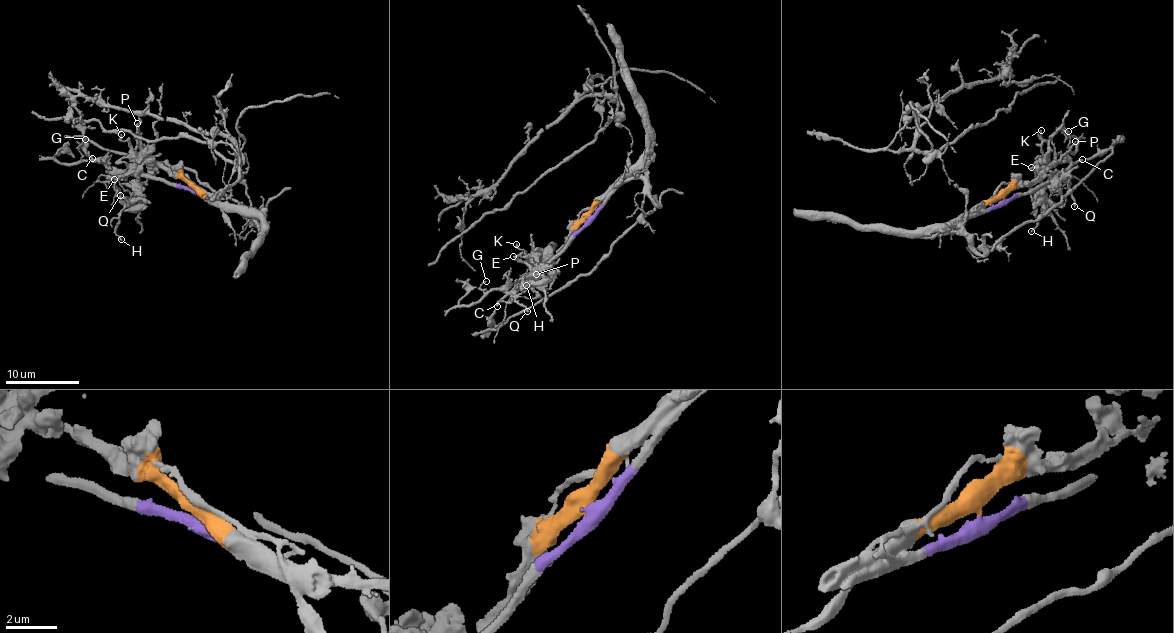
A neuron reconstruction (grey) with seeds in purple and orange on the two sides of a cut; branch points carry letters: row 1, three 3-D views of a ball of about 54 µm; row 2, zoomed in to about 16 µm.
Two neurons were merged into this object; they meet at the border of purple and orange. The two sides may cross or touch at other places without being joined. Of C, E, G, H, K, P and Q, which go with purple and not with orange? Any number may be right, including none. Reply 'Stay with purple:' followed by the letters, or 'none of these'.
Stay with purple: C, G, Q

